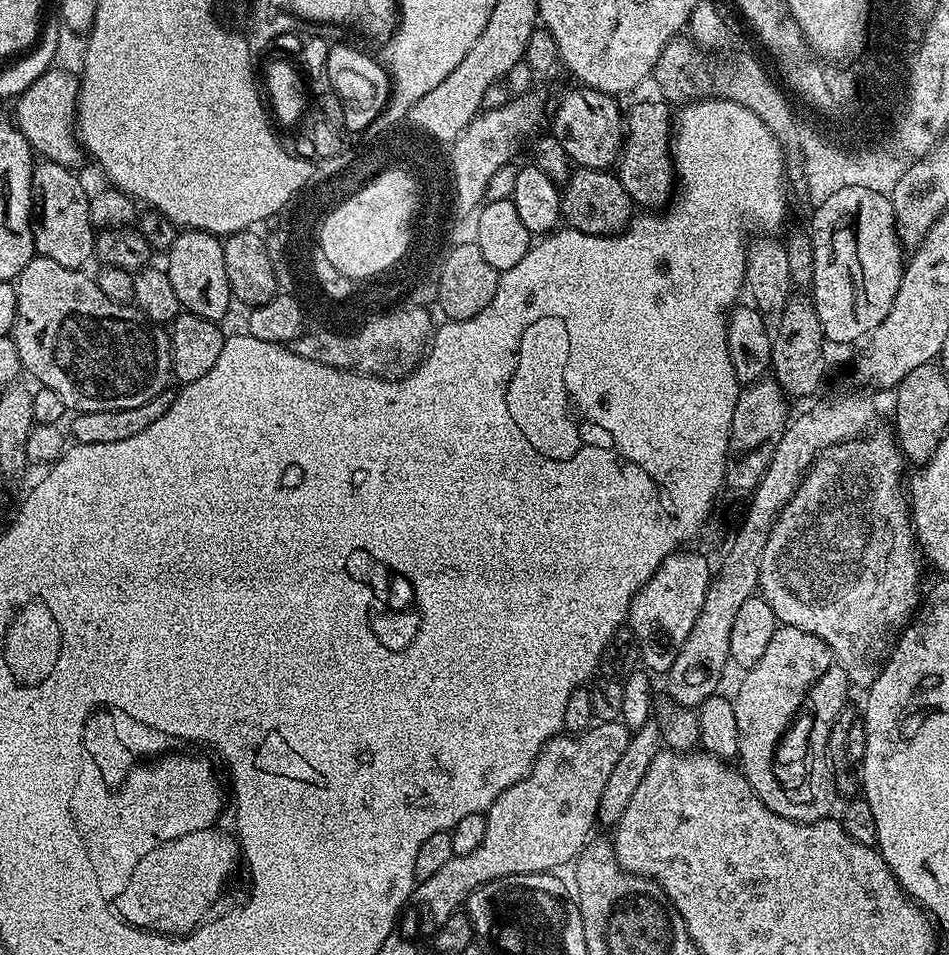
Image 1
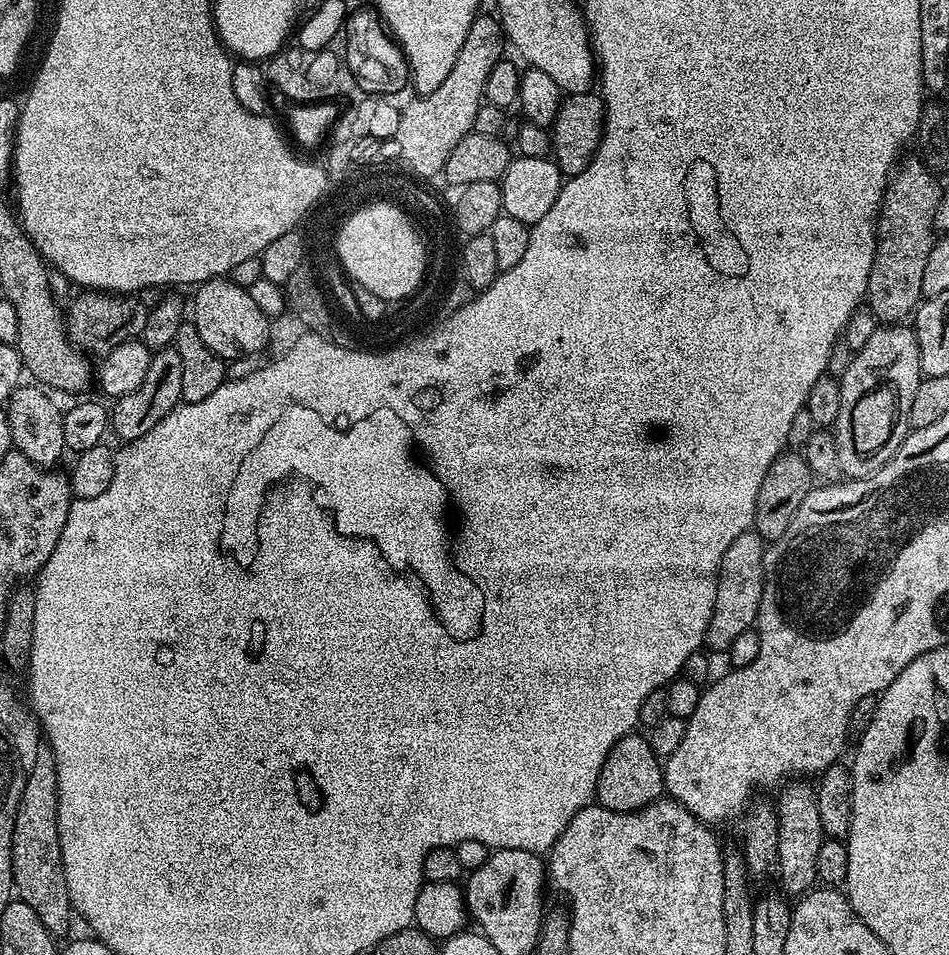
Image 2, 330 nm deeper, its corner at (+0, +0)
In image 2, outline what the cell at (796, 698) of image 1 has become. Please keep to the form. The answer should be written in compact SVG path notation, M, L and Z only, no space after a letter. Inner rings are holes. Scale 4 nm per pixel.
M788 782L779 789L780 801L775 801L774 807L778 816L780 837L778 838L778 876L780 872L781 893L792 898L799 898L817 883L816 863L818 850L825 840L818 806L816 805L816 788L808 782Z

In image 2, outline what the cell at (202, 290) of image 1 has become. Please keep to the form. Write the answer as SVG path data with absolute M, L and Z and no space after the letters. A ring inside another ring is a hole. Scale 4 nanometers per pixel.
M217 278L199 285L195 292L192 308L190 304L191 323L196 325L198 334L202 334L202 342L206 342L221 360L231 362L267 349L270 317L258 308L248 289L238 286L230 278Z

